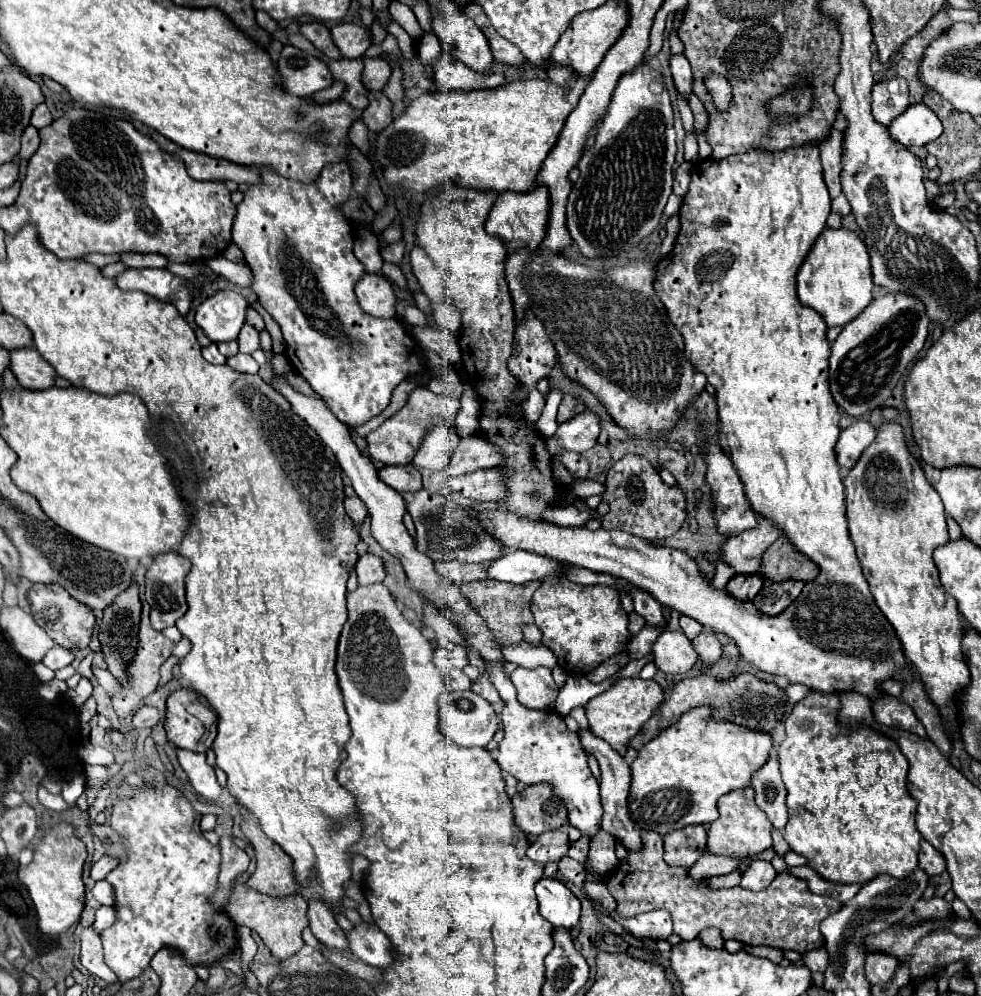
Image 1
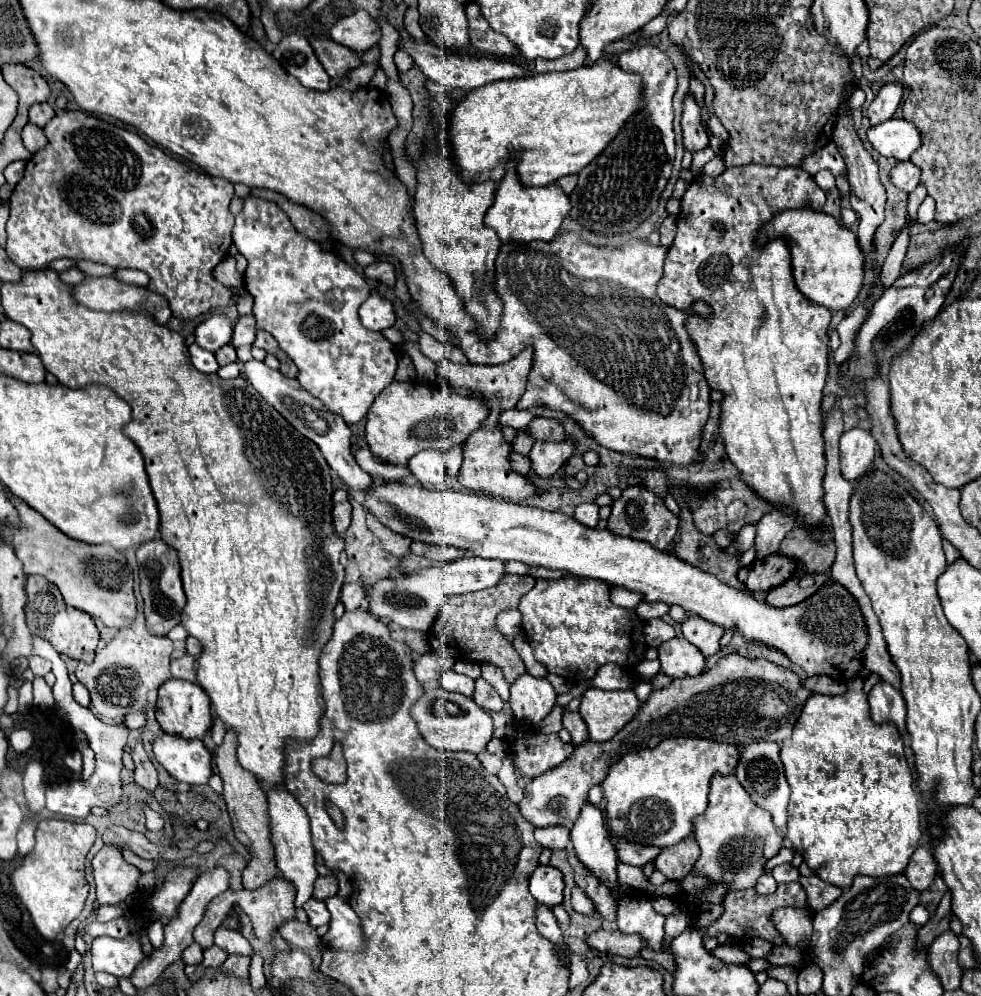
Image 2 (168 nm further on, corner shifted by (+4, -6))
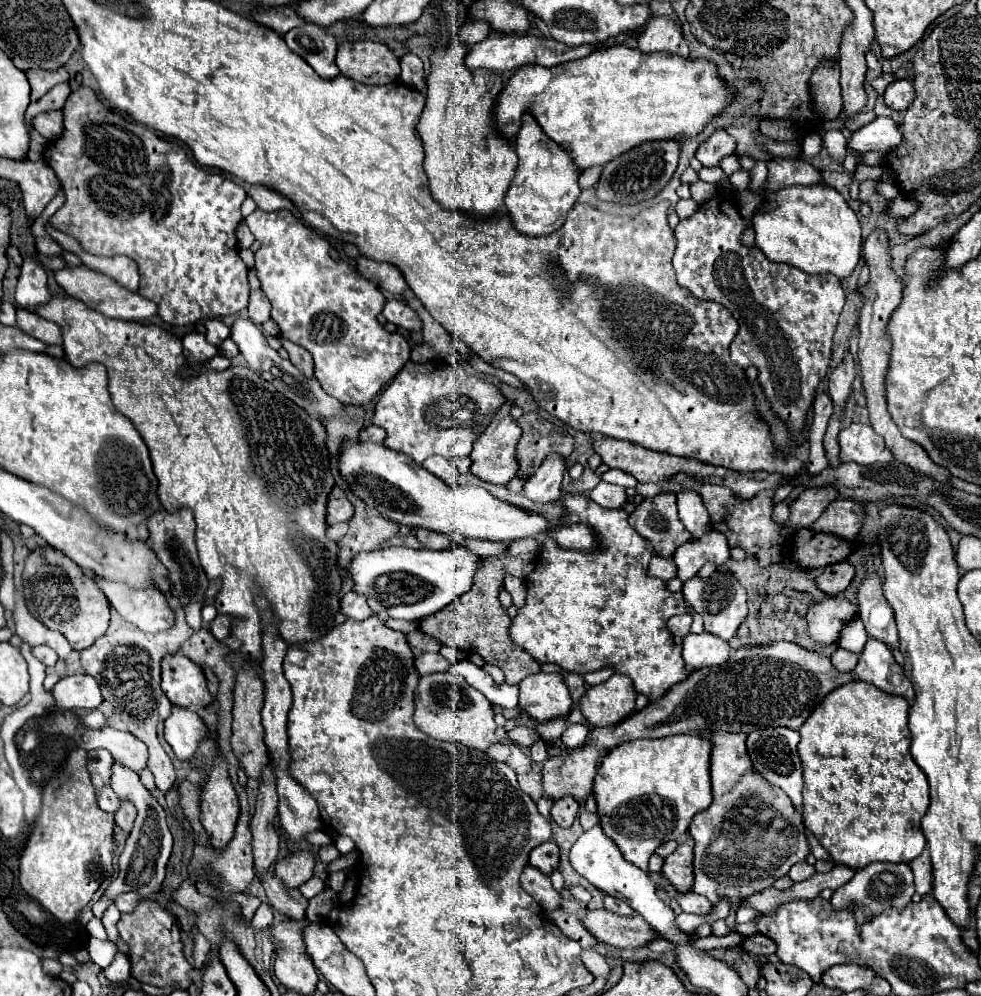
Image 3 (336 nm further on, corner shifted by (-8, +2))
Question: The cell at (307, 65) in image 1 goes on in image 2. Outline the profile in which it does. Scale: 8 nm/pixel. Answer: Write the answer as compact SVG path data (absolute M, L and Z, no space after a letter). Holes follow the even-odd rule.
M286 35L278 47L272 51L272 57L294 75L304 87L316 91L328 91L332 79L318 61L308 39L302 35Z

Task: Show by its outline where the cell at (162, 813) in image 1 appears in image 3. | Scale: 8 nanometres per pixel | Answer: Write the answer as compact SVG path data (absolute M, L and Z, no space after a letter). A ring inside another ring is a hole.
M90 939L90 945L88 945L88 953L90 953L90 959L100 965L102 969L108 967L108 963L112 963L114 955L116 955L118 947L110 941L100 941L100 939Z

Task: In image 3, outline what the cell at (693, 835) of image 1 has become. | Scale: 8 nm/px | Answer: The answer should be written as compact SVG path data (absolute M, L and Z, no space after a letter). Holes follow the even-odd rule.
M688 839L686 843L678 845L676 853L668 855L662 865L662 877L678 891L688 893L692 891L694 883L694 871L692 871L692 849L694 841Z

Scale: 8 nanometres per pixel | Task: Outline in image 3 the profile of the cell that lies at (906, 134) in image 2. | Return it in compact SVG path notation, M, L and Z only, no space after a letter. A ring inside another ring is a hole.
M876 117L868 125L854 131L846 147L856 153L868 153L868 151L888 153L888 149L896 147L898 143L900 143L900 131L896 129L896 123L890 117Z

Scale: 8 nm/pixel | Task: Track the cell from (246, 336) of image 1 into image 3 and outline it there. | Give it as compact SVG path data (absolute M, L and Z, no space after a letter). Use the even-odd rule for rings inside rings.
M256 289L256 291L250 291L250 299L248 299L248 317L256 323L256 325L262 325L264 321L270 319L270 301L266 299L266 295Z

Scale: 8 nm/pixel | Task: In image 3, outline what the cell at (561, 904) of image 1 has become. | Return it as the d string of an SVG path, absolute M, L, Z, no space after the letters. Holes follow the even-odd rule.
M554 841L540 843L528 855L528 863L538 867L546 875L552 873L552 869L558 869L558 861L560 861L560 851L558 851L558 845Z

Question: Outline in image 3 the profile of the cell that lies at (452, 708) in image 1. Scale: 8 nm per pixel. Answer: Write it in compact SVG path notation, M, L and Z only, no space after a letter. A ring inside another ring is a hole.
M448 671L420 677L414 701L416 701L416 711L414 711L416 727L434 739L460 743L464 747L480 751L488 749L492 743L498 741L494 709L490 701L480 691L472 689L462 677L456 677Z

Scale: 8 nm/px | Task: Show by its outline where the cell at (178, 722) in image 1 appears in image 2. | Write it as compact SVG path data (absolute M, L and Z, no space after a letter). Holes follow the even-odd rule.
M170 679L158 689L158 703L156 703L156 719L164 733L172 733L184 739L204 739L206 733L212 729L212 707L210 697L200 689L196 683L176 681Z

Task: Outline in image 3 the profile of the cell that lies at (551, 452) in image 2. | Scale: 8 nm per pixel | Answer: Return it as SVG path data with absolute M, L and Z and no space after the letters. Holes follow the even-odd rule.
M548 457L544 465L524 483L522 493L532 501L556 501L560 497L560 483L566 469L566 461L560 457Z

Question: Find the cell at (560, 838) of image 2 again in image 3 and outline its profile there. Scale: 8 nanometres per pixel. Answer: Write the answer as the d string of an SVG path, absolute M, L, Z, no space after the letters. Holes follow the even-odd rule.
M564 795L564 797L560 797L558 801L552 803L550 817L552 817L560 827L570 827L572 821L576 819L576 815L578 815L578 803L572 801L570 795Z

